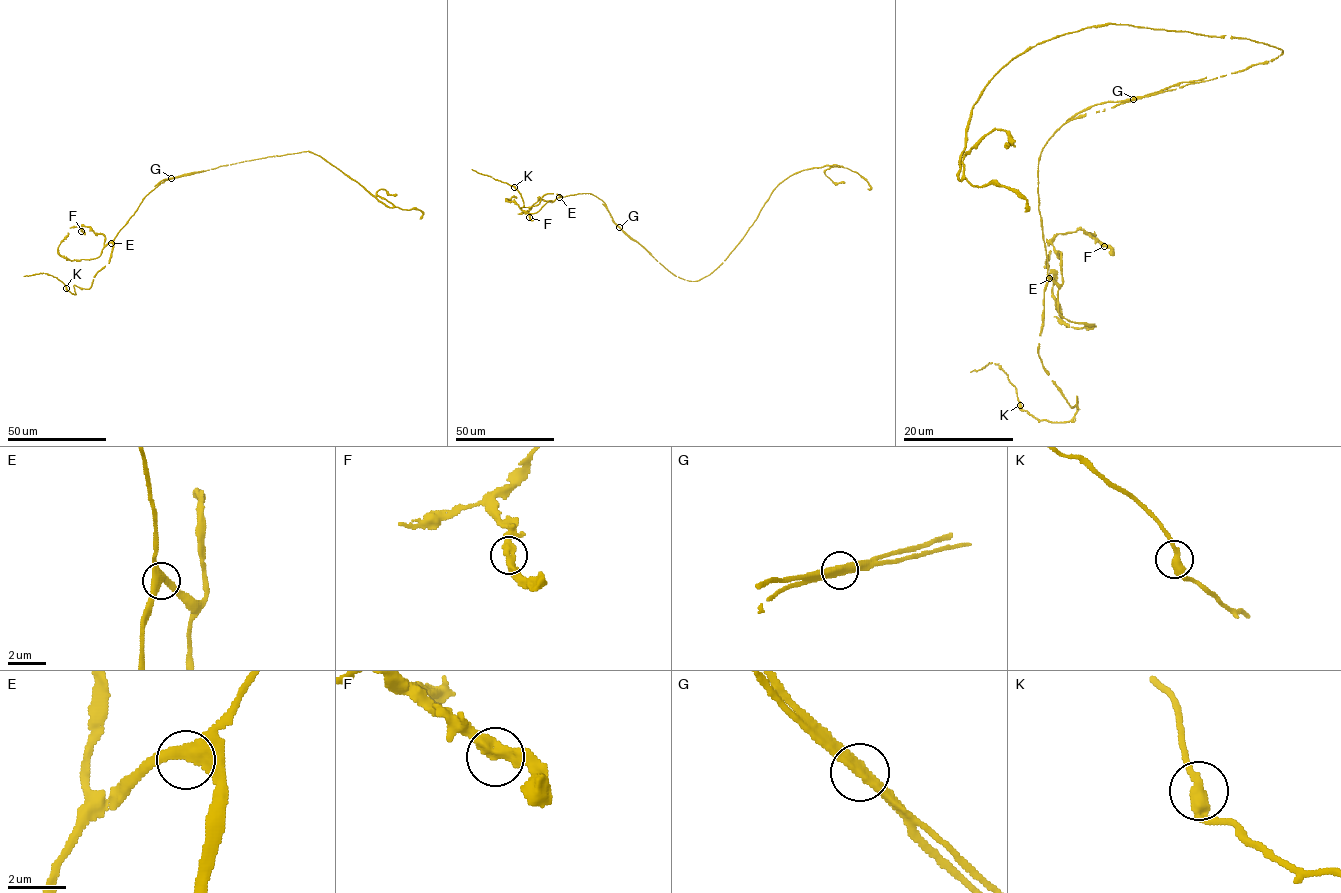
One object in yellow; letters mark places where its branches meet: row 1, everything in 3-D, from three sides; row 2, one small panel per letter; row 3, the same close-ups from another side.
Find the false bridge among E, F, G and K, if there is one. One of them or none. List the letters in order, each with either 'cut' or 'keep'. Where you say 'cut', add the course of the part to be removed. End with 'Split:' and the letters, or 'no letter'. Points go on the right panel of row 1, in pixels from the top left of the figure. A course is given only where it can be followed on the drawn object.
E: keep
F: keep
G: cut | (1134, 98), (1206, 76)
K: keep
Split: G

